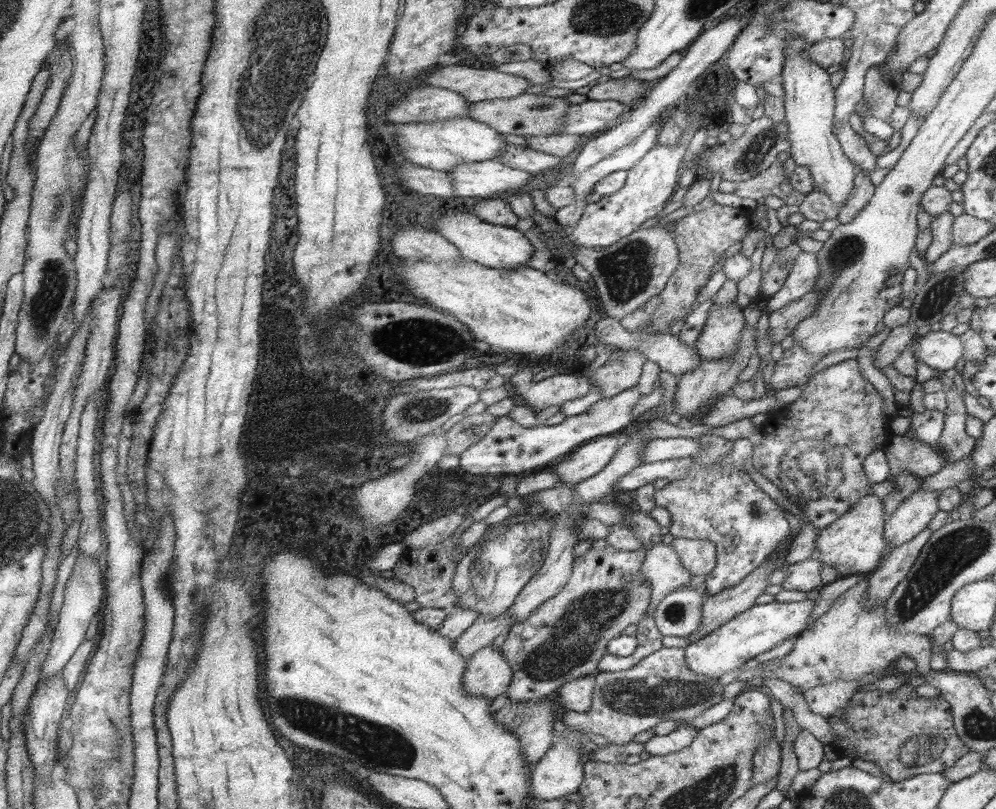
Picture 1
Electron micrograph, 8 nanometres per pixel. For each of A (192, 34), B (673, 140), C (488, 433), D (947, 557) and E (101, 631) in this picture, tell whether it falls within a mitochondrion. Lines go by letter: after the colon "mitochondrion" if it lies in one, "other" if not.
A: other
B: other
C: other
D: mitochondrion
E: other

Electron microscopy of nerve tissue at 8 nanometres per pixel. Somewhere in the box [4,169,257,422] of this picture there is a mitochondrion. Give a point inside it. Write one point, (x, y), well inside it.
(47, 301)

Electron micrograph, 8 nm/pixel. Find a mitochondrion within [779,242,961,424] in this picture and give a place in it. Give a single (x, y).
(939, 296)

